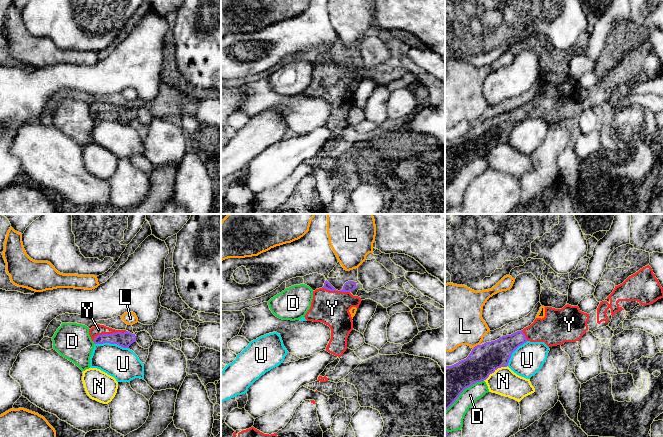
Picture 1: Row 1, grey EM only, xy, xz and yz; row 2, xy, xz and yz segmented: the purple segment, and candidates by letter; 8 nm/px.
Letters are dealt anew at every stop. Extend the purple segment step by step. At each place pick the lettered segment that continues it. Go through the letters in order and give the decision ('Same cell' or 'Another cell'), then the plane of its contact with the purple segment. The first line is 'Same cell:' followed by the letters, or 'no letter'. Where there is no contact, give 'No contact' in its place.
Same cell: Y
D: Another cell. Touches purple in yz
L: Another cell. Touches purple in yz
N: Another cell. Touches purple in yz
U: Another cell. Touches purple in xy
Y: Same cell. Touches purple in xy

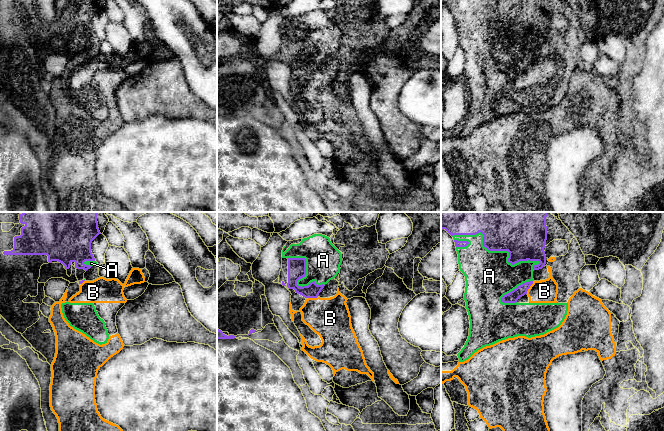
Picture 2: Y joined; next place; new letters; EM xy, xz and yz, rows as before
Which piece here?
Same cell: A
A: Same cell. Touches purple in yz
B: Another cell. Touches purple in yz

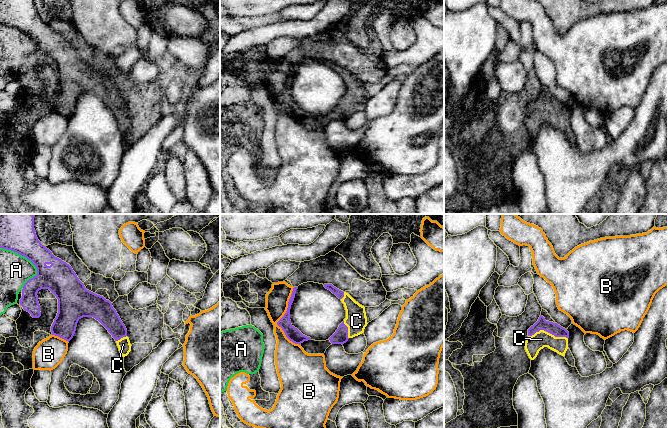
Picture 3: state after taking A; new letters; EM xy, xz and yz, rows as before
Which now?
Same cell: C
A: Another cell. Touches purple in xy
B: Another cell. Touches purple in xz
C: Same cell. Touches purple in yz

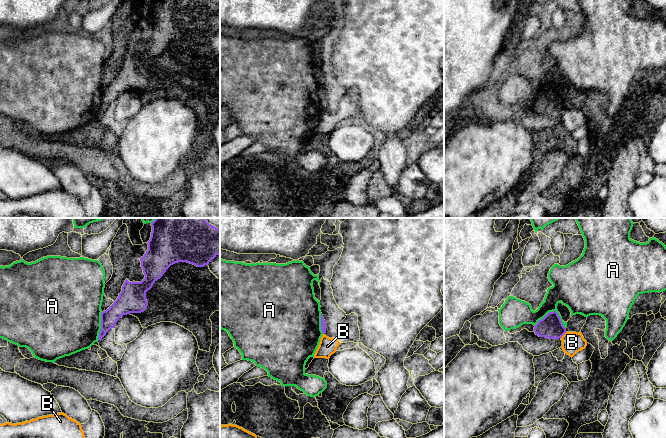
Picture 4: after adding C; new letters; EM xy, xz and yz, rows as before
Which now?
Same cell: no letter
A: Another cell. Touches purple in yz
B: Another cell. Touches purple in yz

